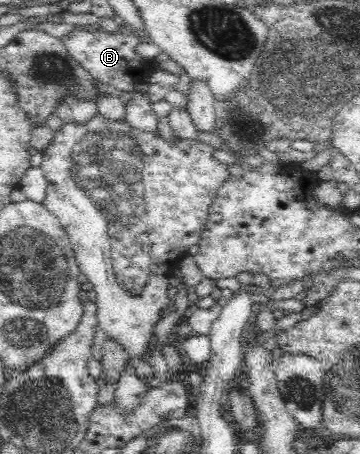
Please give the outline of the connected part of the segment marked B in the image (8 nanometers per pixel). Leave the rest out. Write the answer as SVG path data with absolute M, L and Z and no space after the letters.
M125 24L119 26L113 33L100 28L93 32L84 28L75 29L70 33L64 33L60 40L65 45L66 51L77 60L78 64L101 83L110 84L122 92L134 92L134 82L146 82L149 73L154 70L154 61L140 57L134 53L134 48L145 40L141 40L133 30Z

